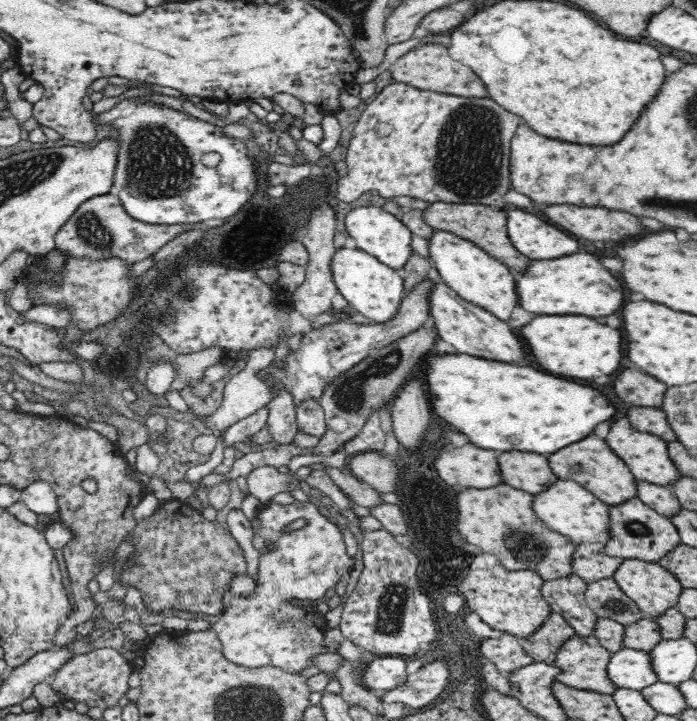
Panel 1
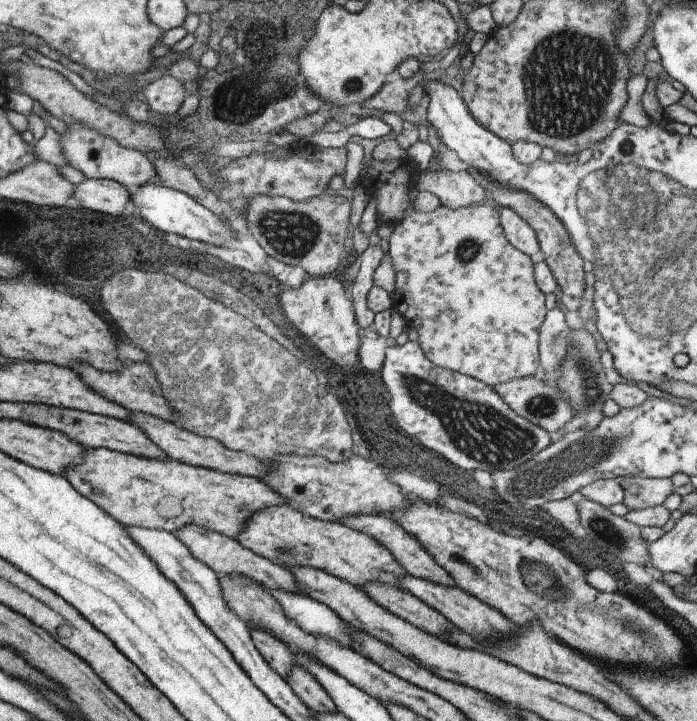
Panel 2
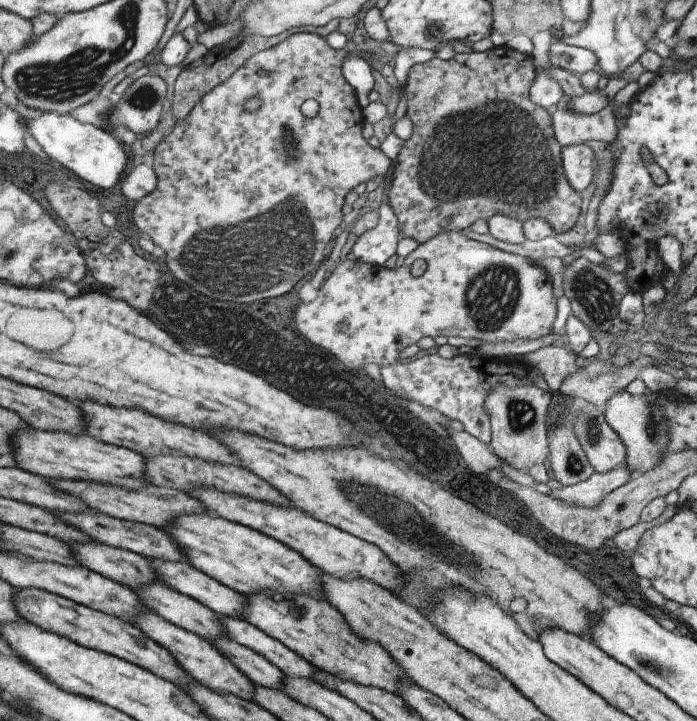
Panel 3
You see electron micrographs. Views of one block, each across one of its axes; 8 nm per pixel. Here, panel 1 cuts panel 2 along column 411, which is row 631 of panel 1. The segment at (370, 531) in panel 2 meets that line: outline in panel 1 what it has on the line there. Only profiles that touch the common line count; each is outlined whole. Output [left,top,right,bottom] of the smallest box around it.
[522,612,577,666]

